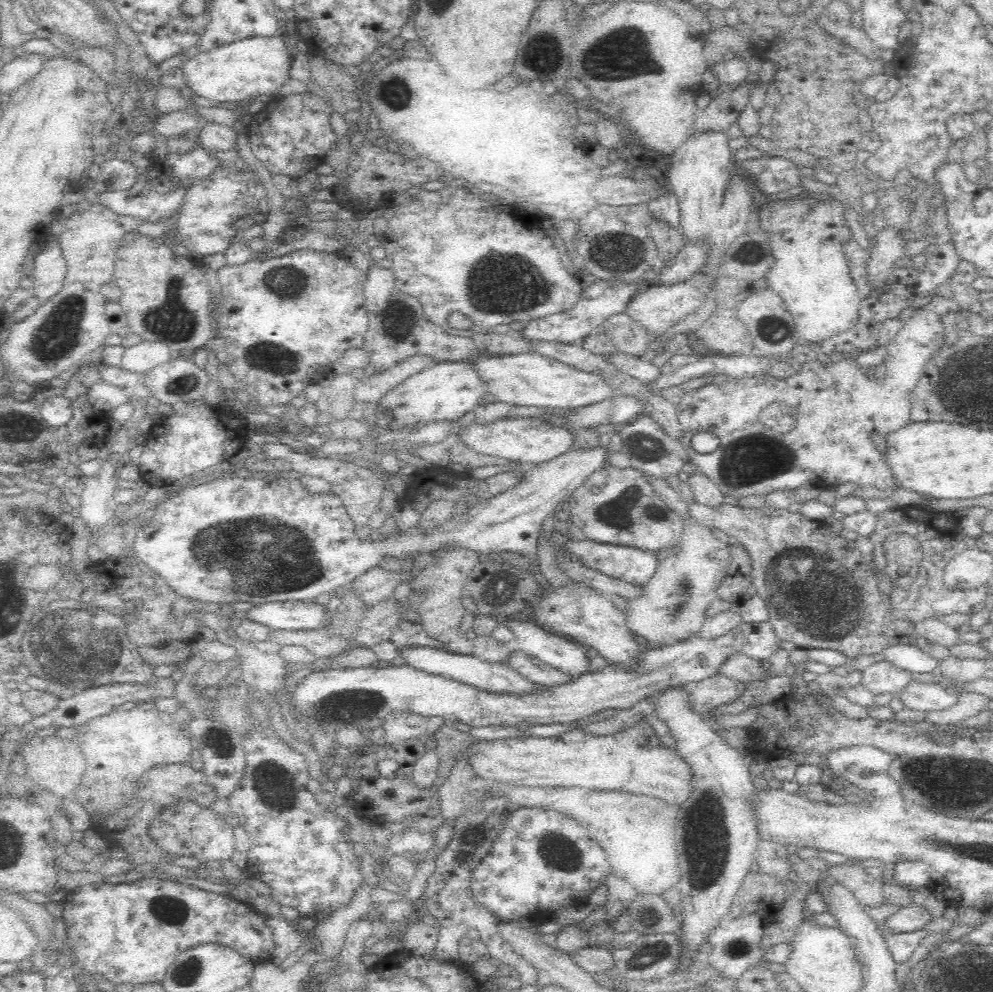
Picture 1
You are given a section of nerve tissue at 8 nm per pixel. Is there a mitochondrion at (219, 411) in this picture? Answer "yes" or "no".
no

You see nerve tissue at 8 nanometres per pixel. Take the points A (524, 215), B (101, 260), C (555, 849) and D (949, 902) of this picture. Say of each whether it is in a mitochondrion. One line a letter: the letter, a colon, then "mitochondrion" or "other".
A: other
B: other
C: mitochondrion
D: other

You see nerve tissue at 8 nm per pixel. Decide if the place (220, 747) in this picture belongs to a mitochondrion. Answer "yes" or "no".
yes

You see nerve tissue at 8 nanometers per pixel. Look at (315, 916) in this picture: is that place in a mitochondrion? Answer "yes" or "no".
no

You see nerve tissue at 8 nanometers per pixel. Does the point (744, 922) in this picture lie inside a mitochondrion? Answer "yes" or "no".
no

